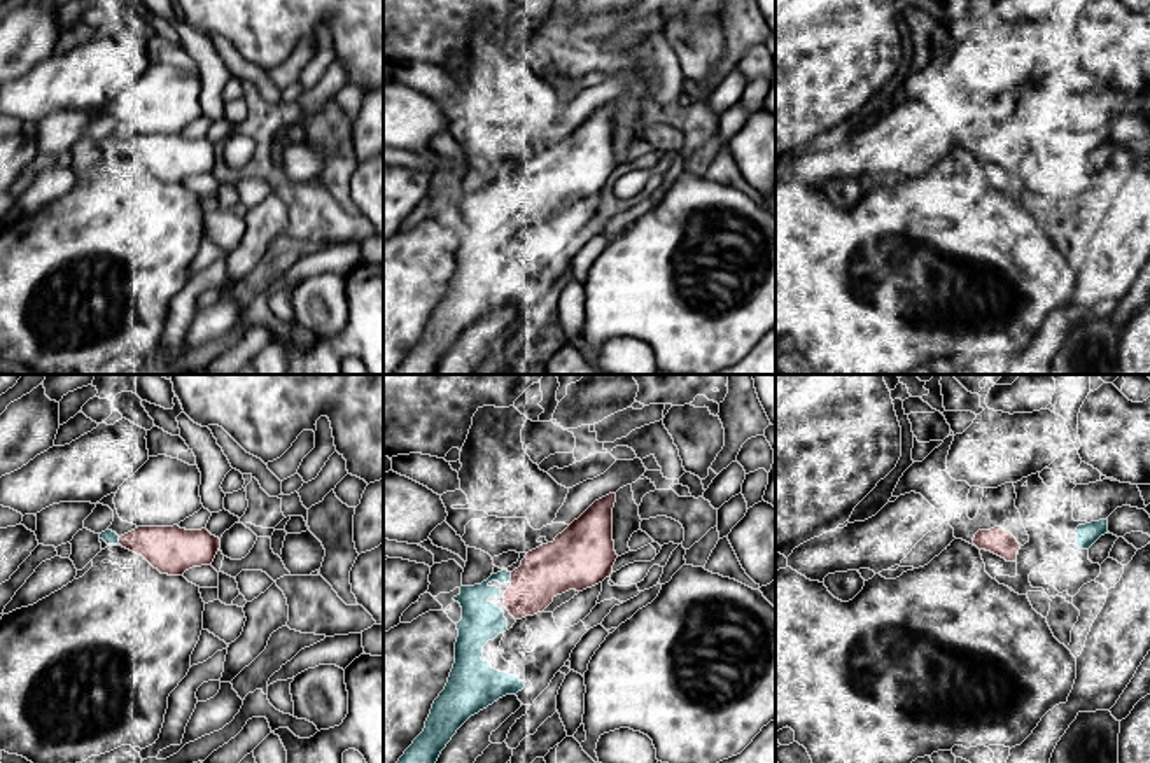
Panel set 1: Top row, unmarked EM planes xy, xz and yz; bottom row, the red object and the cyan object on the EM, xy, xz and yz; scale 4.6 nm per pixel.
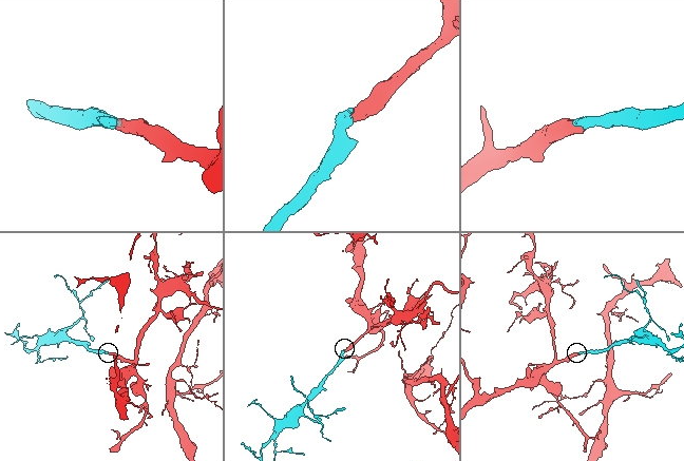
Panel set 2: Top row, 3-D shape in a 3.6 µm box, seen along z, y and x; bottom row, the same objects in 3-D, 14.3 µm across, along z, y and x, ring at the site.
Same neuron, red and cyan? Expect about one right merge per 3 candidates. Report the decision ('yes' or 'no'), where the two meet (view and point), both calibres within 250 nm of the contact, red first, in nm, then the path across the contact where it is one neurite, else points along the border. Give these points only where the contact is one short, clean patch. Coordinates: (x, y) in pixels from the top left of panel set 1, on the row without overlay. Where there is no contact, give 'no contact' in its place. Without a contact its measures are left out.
yes | xz (511, 184) | 240/190 nm

